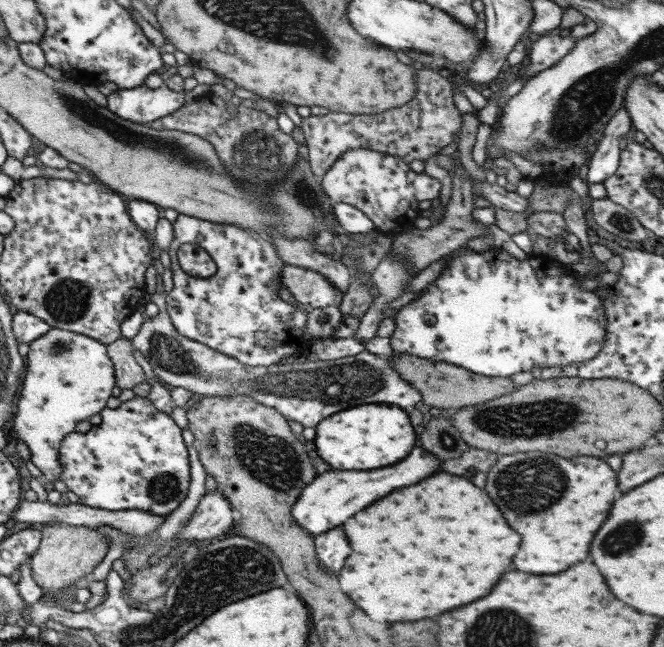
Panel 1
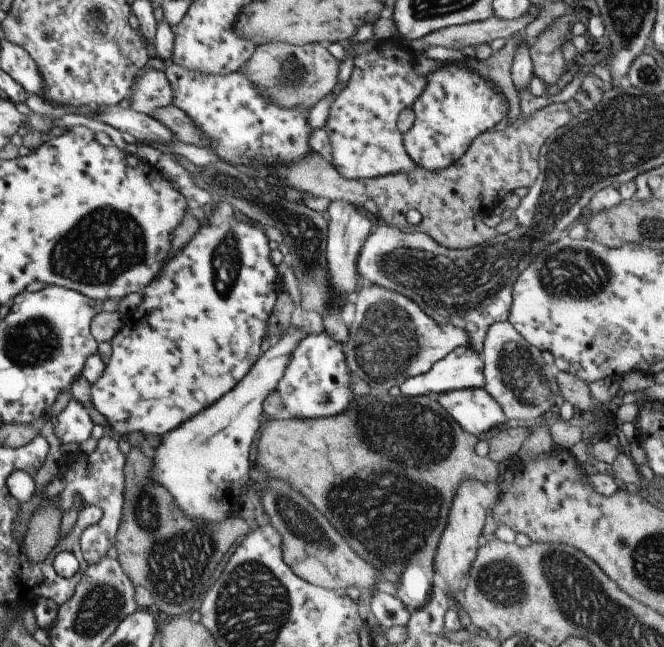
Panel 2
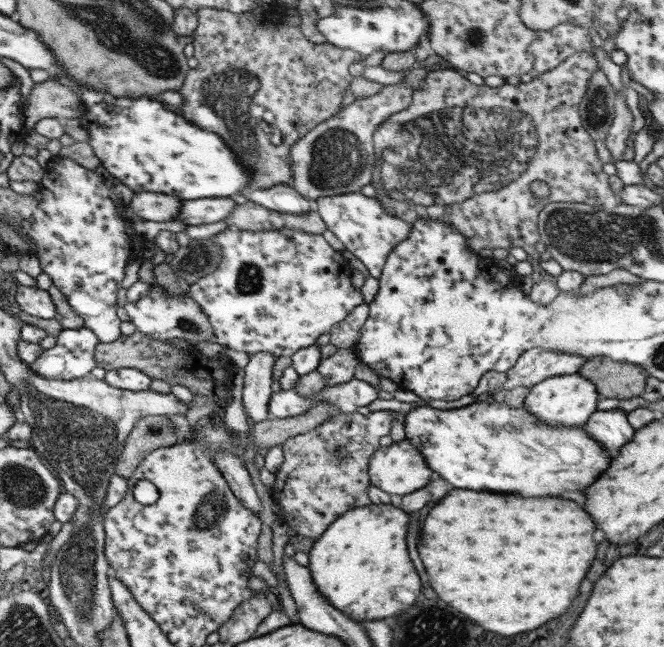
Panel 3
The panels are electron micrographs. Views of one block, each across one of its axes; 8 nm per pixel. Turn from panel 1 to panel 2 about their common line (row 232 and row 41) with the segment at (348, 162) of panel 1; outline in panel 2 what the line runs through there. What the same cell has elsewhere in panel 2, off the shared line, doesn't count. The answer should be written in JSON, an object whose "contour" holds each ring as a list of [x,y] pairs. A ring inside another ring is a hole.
{"contour":[[[401,35],[391,40],[378,39],[372,51],[358,54],[354,60],[351,79],[330,106],[328,122],[322,130],[329,137],[332,166],[346,180],[372,179],[414,170],[415,163],[406,153],[403,134],[398,131],[397,122],[400,112],[411,107],[426,90],[426,78],[415,73],[417,55],[410,49],[408,41]]]}

